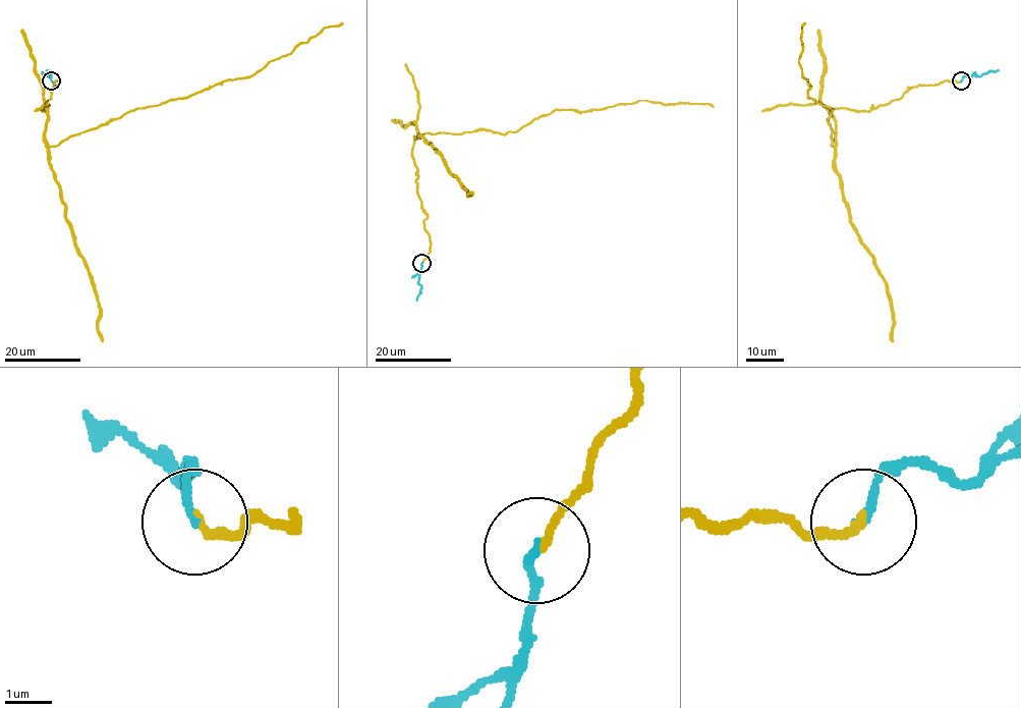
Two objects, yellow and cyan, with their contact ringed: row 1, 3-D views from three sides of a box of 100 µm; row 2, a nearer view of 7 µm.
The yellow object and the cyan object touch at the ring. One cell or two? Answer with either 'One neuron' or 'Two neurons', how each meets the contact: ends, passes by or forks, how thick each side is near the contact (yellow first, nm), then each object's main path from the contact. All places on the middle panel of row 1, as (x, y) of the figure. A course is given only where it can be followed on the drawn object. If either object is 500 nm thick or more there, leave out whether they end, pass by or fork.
One neuron. At the ring yellow ends. At the ring cyan ends. Thickness 150 nm (yellow) against 180 nm. Course of yellow: (422, 263), (430, 251), (412, 155), (417, 130), (414, 138), (506, 134), (556, 110), (640, 100), (714, 107). Course of cyan: (421, 263), (417, 283), (421, 286), (416, 300)

